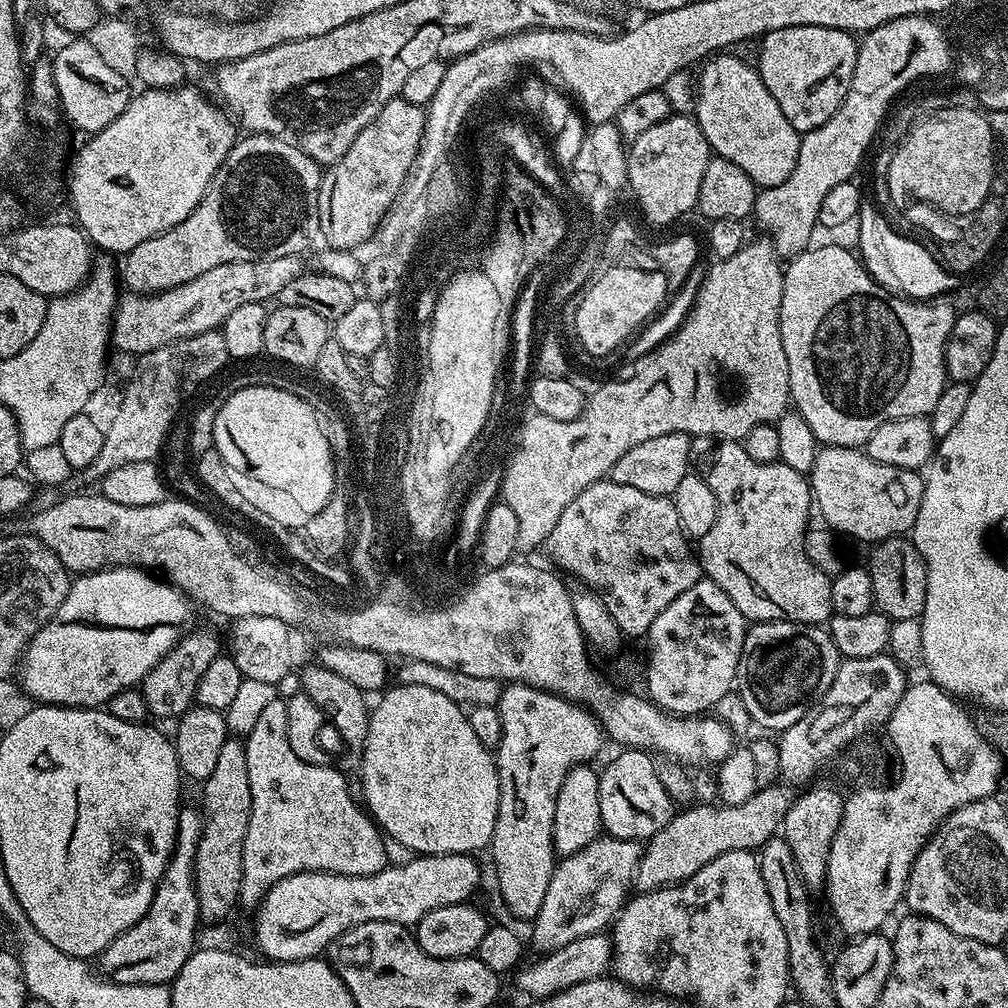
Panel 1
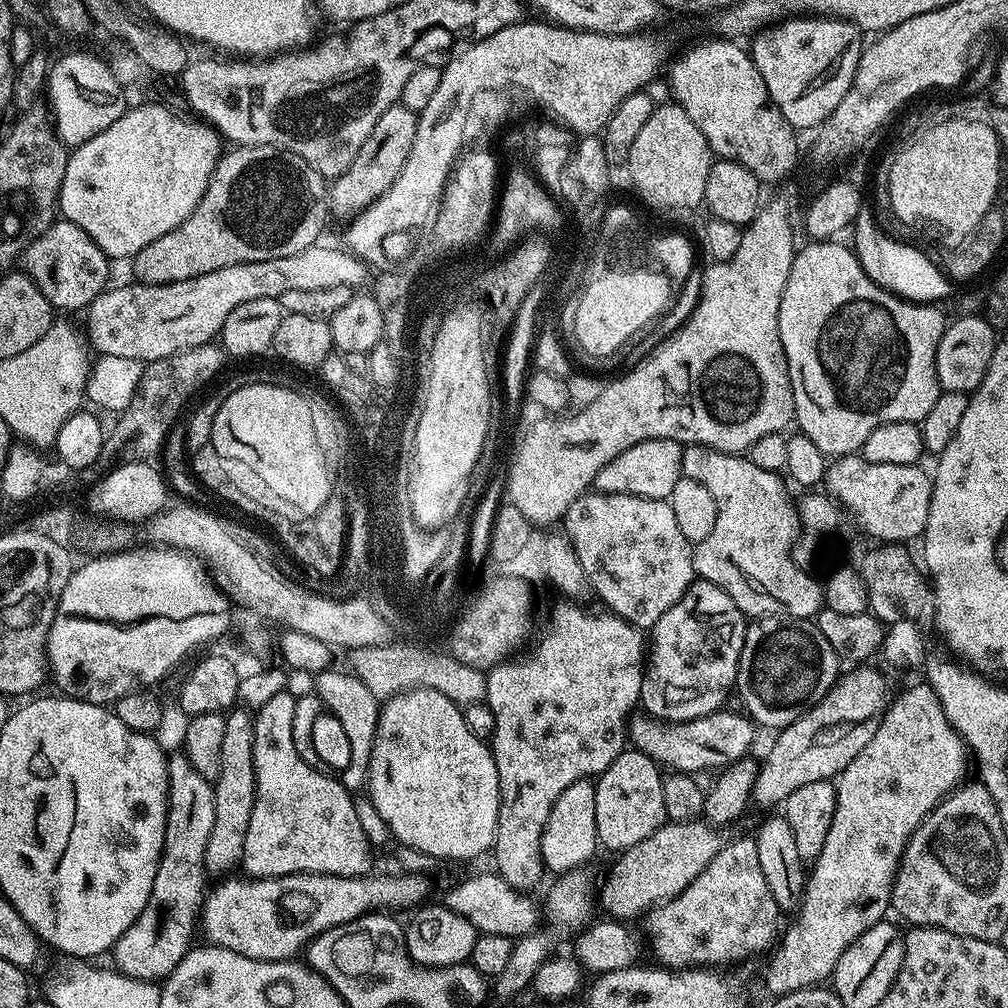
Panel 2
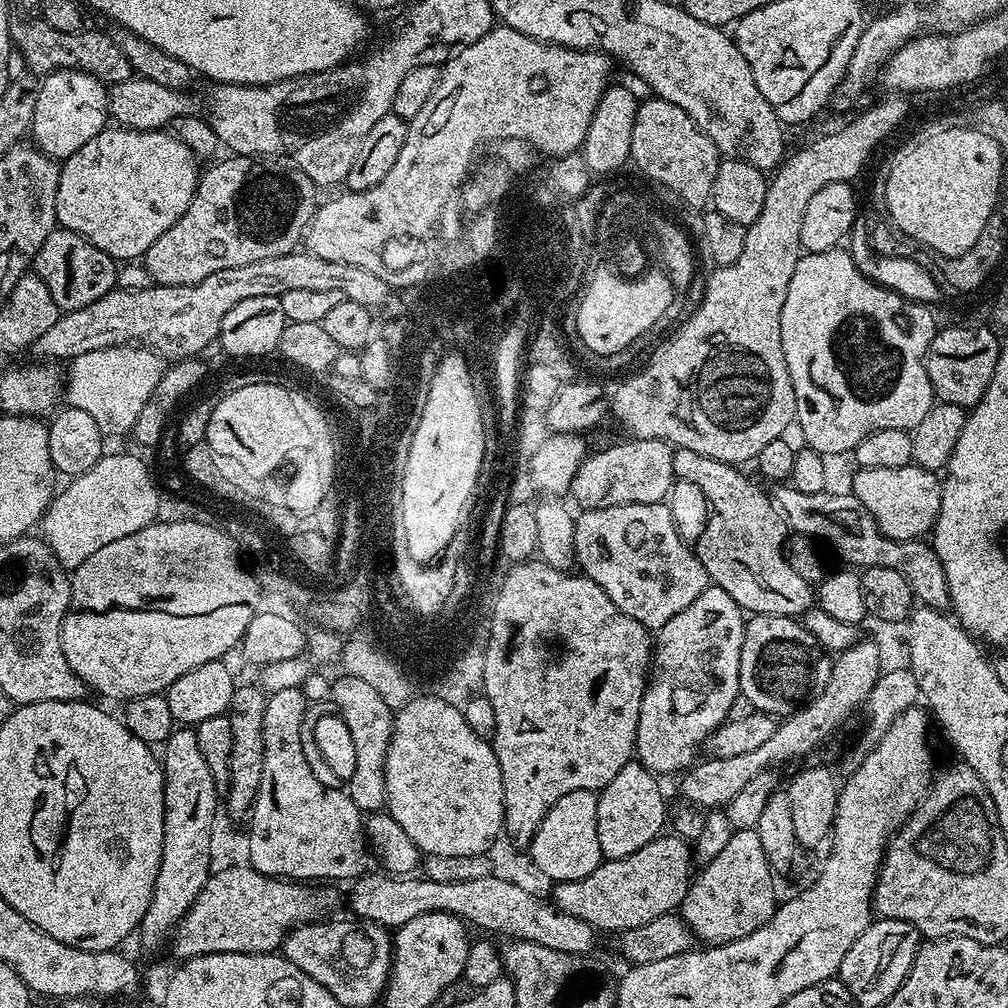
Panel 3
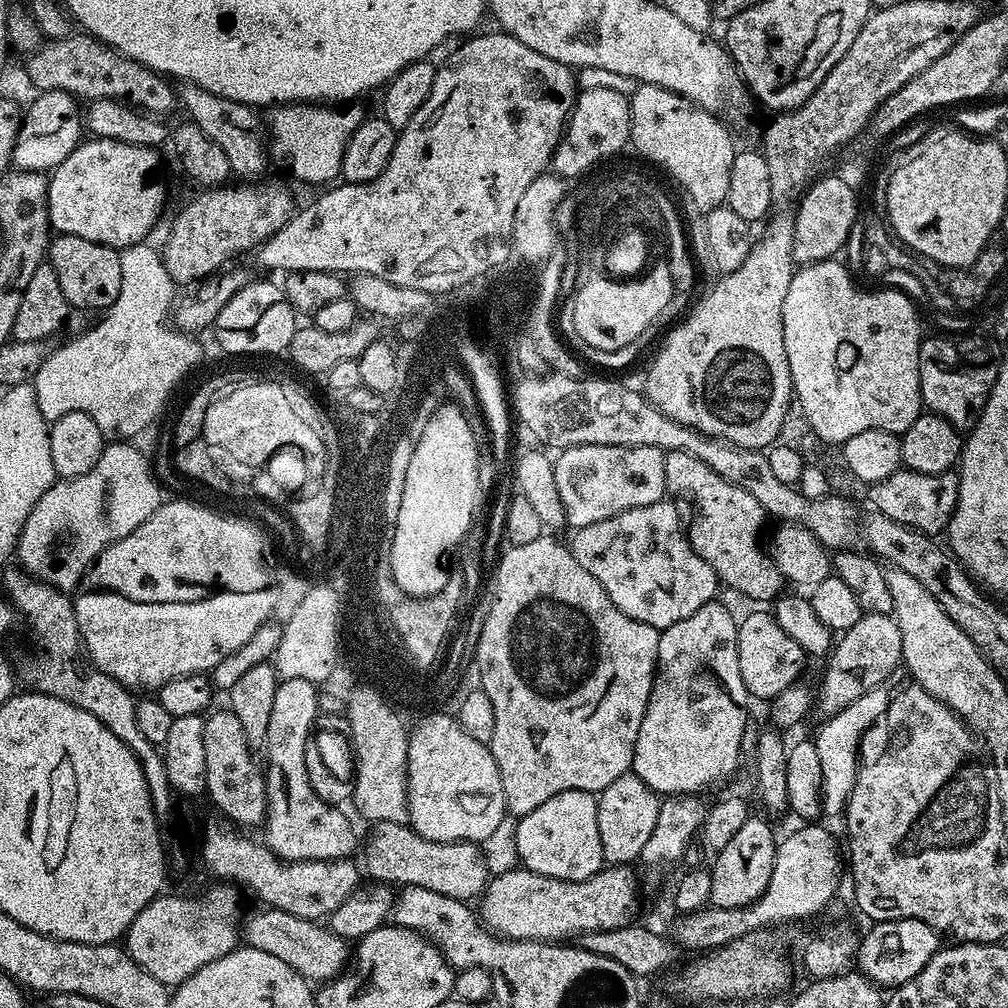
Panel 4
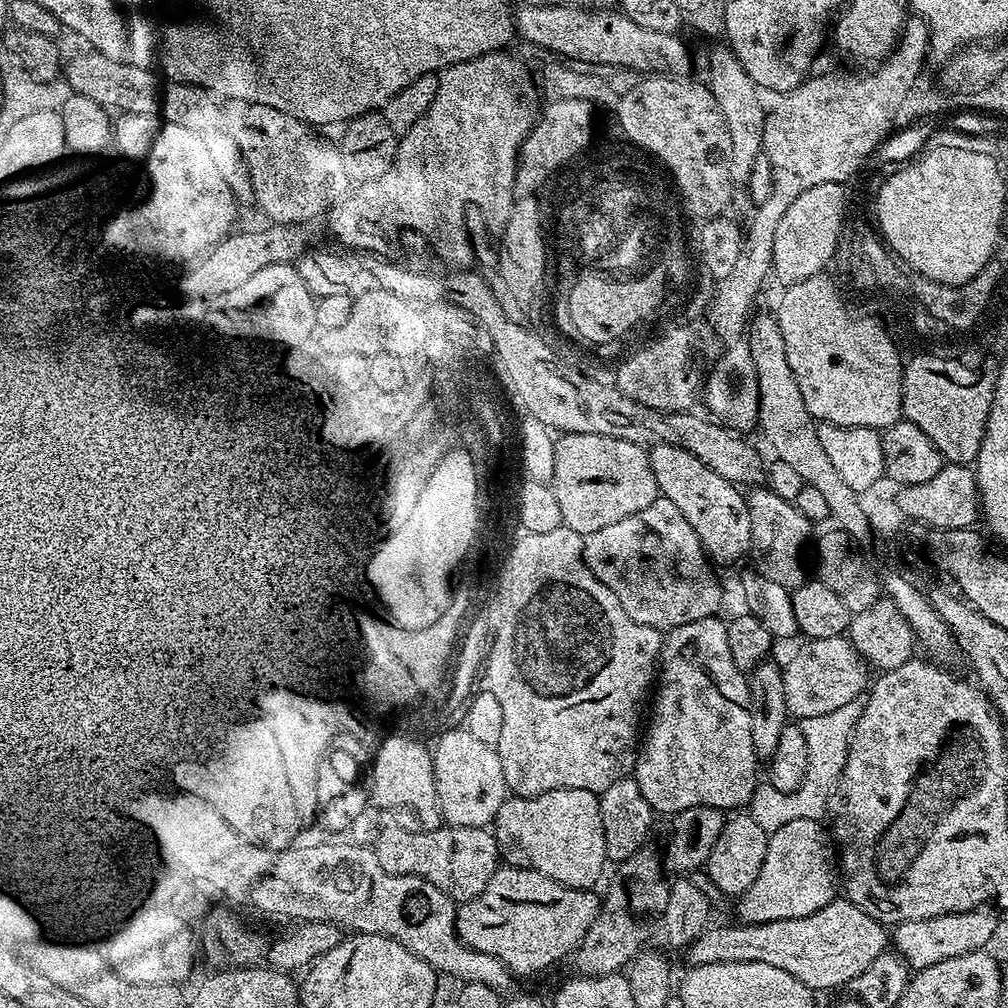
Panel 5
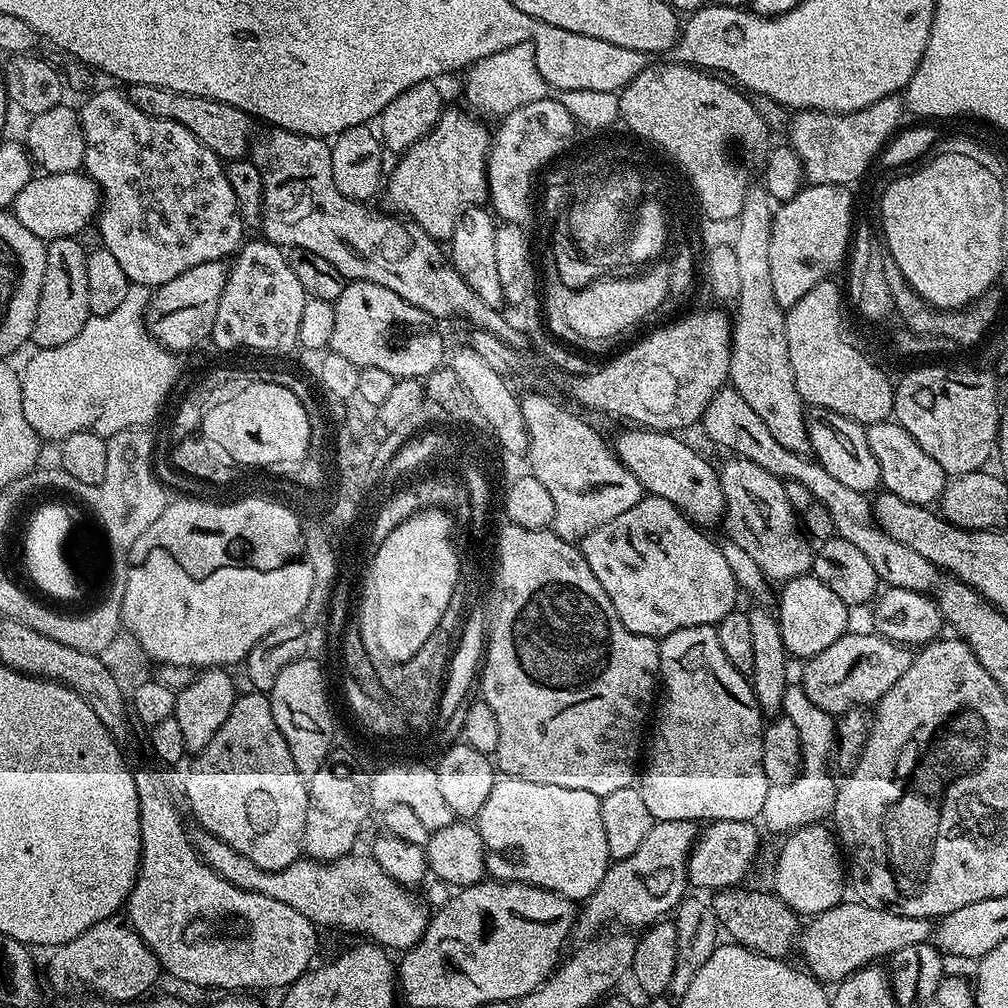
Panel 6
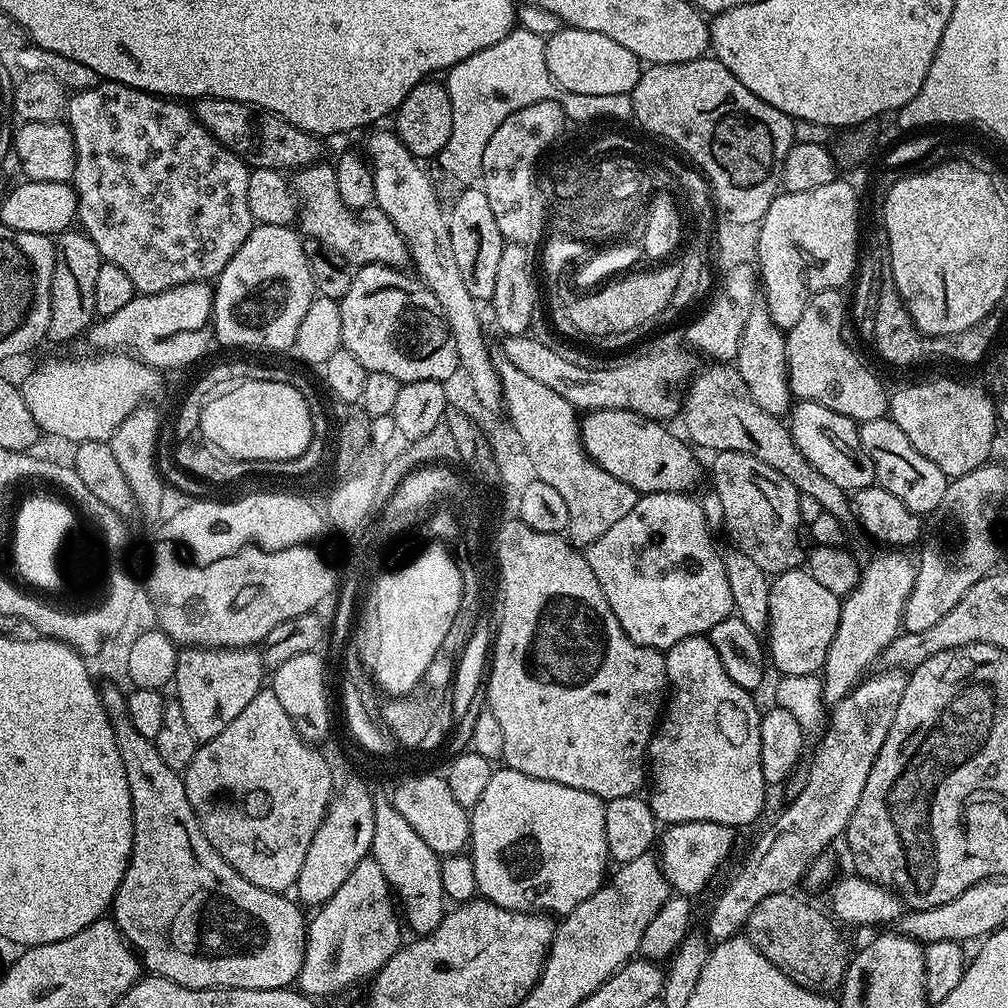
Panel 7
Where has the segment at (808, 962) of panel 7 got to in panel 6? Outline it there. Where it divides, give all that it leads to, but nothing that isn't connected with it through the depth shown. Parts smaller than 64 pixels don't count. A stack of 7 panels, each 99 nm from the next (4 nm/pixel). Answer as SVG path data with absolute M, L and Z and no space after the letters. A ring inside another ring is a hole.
M744 887L722 888L711 893L710 905L723 935L758 956L784 960L791 948L793 951L802 931L801 917L793 908L787 908L775 891L751 892Z

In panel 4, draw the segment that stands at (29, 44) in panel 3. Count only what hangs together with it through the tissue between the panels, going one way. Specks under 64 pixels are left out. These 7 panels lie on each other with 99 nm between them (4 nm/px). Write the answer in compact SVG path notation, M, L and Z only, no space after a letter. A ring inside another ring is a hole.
M73 34L64 40L48 40L41 43L27 60L30 81L37 93L60 90L70 92L84 102L98 99L119 100L152 118L166 118L164 116L178 108L177 89L165 77L136 60L129 60L95 36Z

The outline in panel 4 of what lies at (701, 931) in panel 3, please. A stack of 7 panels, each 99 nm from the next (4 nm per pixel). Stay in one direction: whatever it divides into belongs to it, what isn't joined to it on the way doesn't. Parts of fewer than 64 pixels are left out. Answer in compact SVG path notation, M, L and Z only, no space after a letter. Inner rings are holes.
M756 814L749 815L748 820L742 822L738 834L734 834L734 838L730 838L730 842L726 842L726 846L722 846L722 850L715 853L713 860L716 861L710 864L712 874L711 903L717 908L746 908L759 899L766 890L766 886L770 886L770 874L774 874L777 843L778 836L772 833L771 826L766 821L759 820Z

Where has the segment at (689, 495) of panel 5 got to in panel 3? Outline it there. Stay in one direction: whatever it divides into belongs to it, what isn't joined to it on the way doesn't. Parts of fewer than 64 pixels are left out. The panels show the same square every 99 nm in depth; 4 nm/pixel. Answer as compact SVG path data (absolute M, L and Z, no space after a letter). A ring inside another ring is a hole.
M676 448L672 457L676 480L700 486L711 509L705 530L694 543L694 551L709 581L726 590L745 613L803 617L813 607L814 588L788 565L786 541L790 529L773 497L769 493L767 496L750 477L743 476L735 464L718 462L706 458L706 454L698 454L698 450L685 448Z

